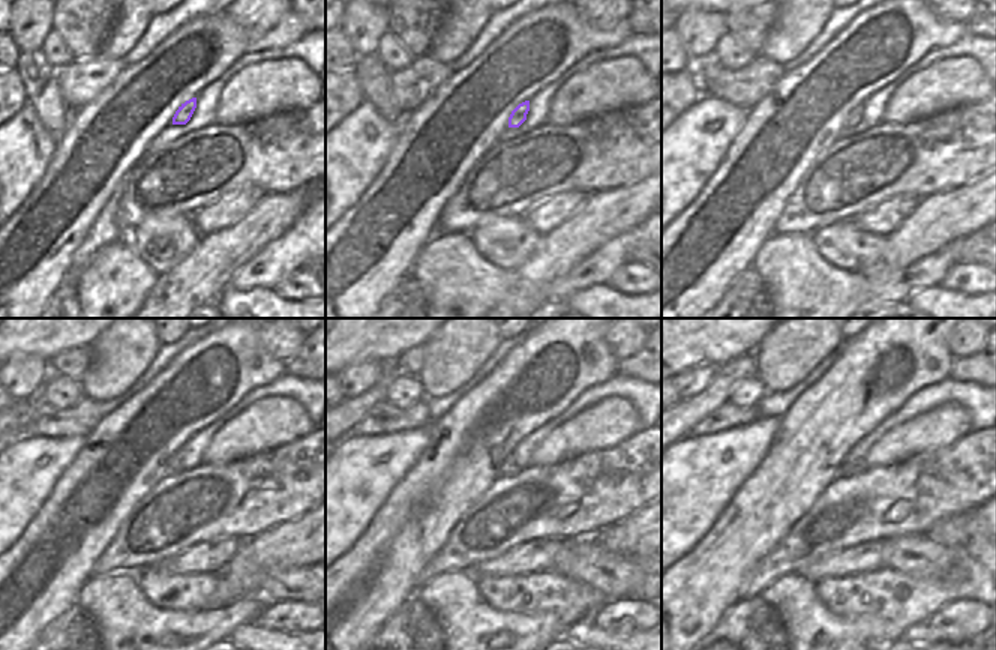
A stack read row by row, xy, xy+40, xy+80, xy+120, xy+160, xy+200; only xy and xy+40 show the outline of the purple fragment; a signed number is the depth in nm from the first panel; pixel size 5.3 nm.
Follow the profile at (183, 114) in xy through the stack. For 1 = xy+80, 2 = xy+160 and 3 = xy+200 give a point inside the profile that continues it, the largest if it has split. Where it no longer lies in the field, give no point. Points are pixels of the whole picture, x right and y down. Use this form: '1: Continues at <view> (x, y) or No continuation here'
1: Continues at xy+80 (854, 117)
2: Continues at xy+160 (512, 467)
3: Continues at xy+200 (846, 470).

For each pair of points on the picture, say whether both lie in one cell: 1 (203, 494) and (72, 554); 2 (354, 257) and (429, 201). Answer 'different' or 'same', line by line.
1: different
2: same

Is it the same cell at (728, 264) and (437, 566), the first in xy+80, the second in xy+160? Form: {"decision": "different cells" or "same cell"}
{"decision": "different cells"}

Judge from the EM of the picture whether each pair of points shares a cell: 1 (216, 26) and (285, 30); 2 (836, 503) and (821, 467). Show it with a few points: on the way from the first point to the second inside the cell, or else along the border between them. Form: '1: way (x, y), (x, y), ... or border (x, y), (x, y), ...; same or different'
1: way (233, 42), (264, 44), (269, 41); same
2: border (839, 472), (806, 512); different

